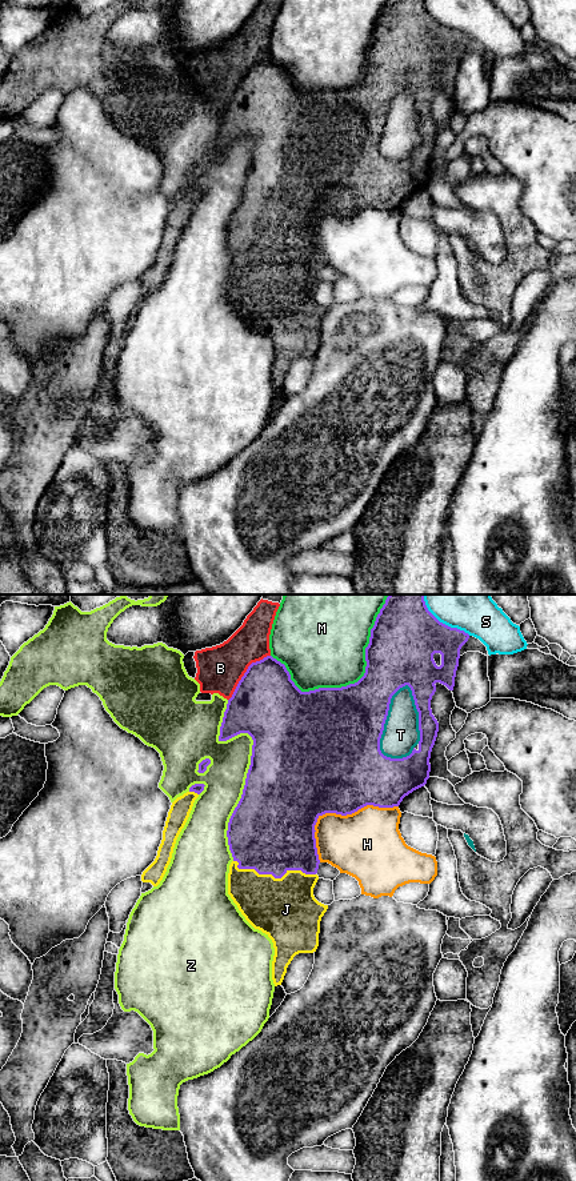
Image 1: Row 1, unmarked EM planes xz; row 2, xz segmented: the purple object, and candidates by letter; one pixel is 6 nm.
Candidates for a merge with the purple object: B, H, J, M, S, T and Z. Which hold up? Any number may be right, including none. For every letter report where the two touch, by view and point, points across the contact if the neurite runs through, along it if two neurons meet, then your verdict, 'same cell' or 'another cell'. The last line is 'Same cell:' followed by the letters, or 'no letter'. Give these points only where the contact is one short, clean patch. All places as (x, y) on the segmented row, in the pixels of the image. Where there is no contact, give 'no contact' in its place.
B: contact xz (244, 673); another cell
H: contact xz (336, 813); another cell
J: contact xz (272, 875); same cell
M: contact xz (352, 684); another cell
S: contact xz (442, 623); another cell
T: contact xz (384, 721); another cell
Z: contact xz (251, 764); another cell
Same cell: J

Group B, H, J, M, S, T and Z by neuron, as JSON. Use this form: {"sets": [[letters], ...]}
{"sets": [["B"], ["H"], ["J"], ["M"], ["S"], ["T"], ["Z"]]}

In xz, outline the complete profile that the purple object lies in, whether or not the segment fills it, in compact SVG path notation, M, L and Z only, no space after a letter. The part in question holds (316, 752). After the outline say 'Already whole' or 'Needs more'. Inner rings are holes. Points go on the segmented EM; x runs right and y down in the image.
M389 594L371 629L369 644L365 648L365 673L357 682L301 692L291 680L285 665L267 656L248 666L228 700L219 741L227 741L240 733L248 733L253 740L243 794L227 830L233 857L228 873L228 894L245 920L272 940L275 986L281 985L287 968L296 954L313 953L319 946L320 921L328 905L319 902L313 896L320 864L315 838L317 818L325 813L352 814L367 805L399 806L405 796L427 784L431 752L439 732L439 722L431 709L435 684L440 682L453 690L460 649L468 638L469 634L464 630L440 622L428 610L424 594ZM405 685L411 688L419 712L419 749L413 748L407 757L391 758L381 753L380 738L391 698Z. Needs more

